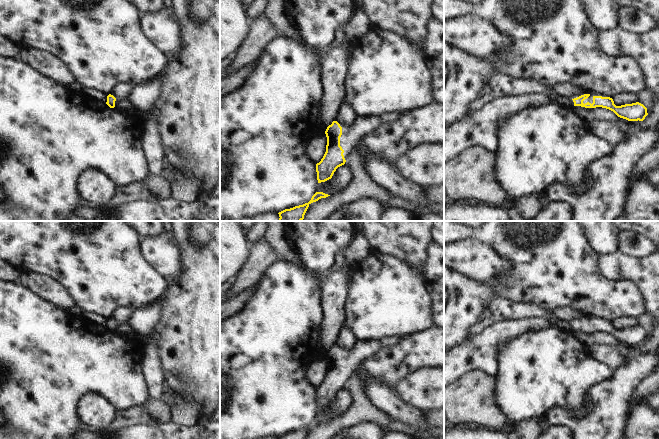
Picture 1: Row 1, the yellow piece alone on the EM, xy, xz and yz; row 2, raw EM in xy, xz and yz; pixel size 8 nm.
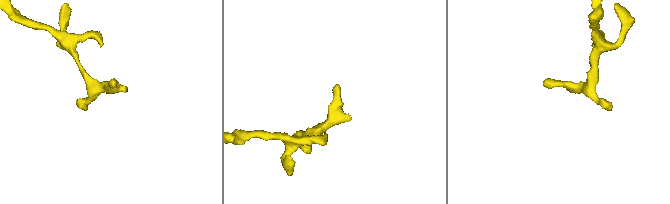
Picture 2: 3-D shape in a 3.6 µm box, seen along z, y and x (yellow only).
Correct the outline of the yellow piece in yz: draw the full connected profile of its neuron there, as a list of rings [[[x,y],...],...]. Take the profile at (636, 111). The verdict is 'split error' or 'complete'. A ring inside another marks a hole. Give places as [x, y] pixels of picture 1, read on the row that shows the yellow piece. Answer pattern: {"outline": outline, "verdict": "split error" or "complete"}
{"outline": [[[584,94],[572,100],[574,106],[606,108],[613,111],[618,117],[628,121],[643,121],[648,115],[647,108],[639,102],[616,106],[613,99],[610,97],[593,96],[590,94]]], "verdict": "split error"}

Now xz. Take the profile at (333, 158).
{"outline": [[[356,117],[349,127],[343,129],[337,121],[333,121],[325,131],[326,152],[316,164],[318,183],[331,179],[336,169],[346,162],[343,153],[381,124],[379,117]]], "verdict": "split error"}

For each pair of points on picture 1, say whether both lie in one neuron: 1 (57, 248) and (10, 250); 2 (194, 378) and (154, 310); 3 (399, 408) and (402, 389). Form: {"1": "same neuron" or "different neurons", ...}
{"1": "same neuron", "2": "different neurons", "3": "different neurons"}

